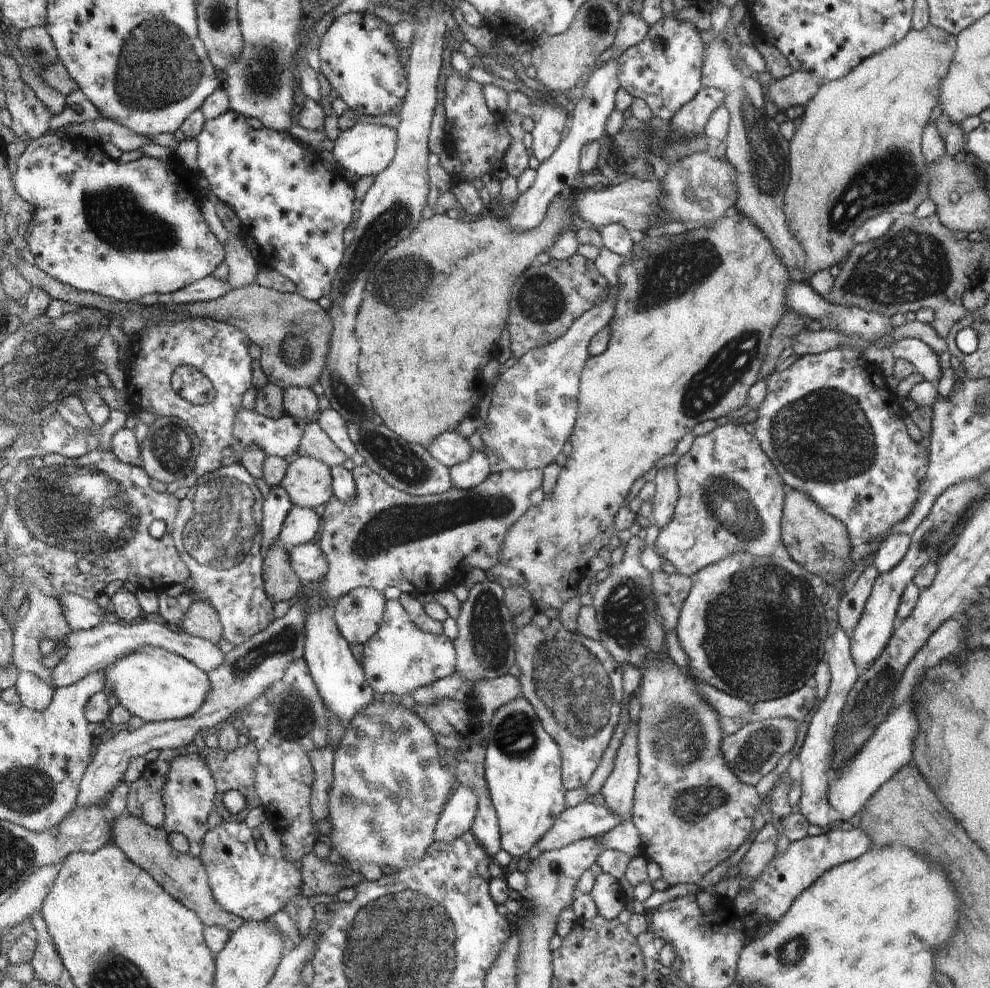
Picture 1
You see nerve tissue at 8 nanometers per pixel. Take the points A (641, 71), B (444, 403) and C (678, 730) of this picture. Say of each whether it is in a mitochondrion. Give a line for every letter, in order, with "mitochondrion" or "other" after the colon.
A: other
B: other
C: mitochondrion

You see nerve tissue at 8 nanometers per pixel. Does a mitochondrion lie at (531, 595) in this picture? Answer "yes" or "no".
no

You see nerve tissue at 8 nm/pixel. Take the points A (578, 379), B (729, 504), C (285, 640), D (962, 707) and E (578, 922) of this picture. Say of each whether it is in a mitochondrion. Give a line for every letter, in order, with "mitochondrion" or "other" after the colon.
A: other
B: mitochondrion
C: mitochondrion
D: other
E: other

